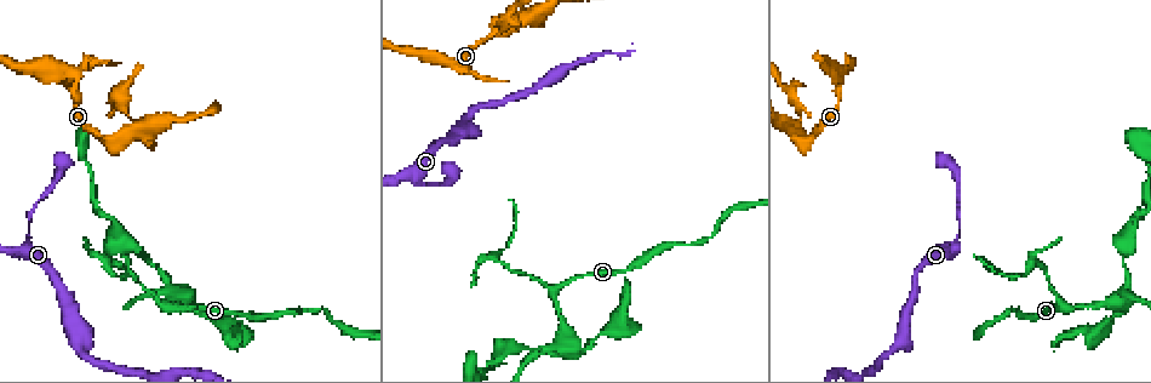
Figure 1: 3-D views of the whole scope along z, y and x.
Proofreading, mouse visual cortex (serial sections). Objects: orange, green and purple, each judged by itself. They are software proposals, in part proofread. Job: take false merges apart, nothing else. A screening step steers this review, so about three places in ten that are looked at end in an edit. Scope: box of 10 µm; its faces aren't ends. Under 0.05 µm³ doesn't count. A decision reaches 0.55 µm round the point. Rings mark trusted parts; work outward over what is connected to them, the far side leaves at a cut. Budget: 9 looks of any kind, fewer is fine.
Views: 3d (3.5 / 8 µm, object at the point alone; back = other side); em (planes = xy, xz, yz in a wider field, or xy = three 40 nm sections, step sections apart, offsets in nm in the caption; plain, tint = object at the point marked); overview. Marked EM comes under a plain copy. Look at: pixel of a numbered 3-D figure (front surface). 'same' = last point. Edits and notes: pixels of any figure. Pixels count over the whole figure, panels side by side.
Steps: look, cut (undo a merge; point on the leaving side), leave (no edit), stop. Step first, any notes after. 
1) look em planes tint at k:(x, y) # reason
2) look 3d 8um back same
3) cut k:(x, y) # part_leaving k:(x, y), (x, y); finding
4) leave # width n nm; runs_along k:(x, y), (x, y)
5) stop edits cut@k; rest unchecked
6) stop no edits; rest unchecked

look 3d 8um at 1:(74, 72) # sharp bend

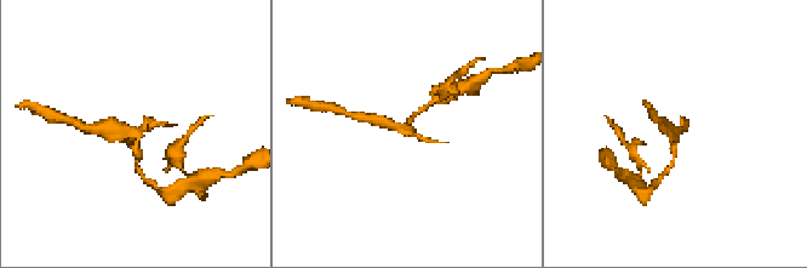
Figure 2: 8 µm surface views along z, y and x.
look em xy step 2 tint same # shape alone is not enough

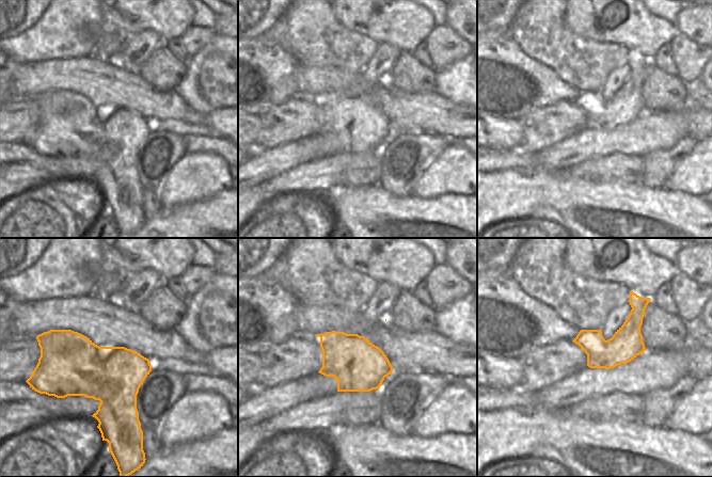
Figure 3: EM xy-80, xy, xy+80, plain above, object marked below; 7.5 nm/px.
leave # runs_along 2:(137, 167), (137, 135), (103, 129); all the same cell

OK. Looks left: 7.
look 3d 8um at 1:(1117, 300) # sharp bend

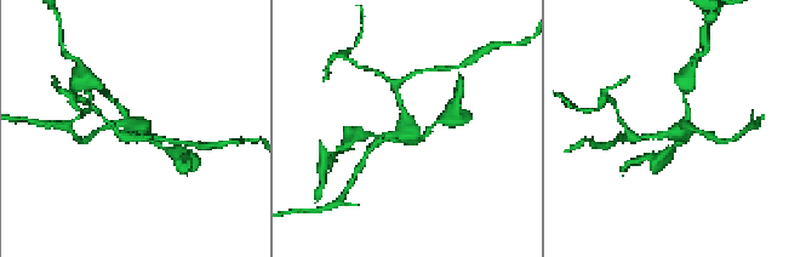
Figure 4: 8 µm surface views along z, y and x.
look em xy step 1 tint same # arms 4; arm_widths 150, 200, 200, 200 nm

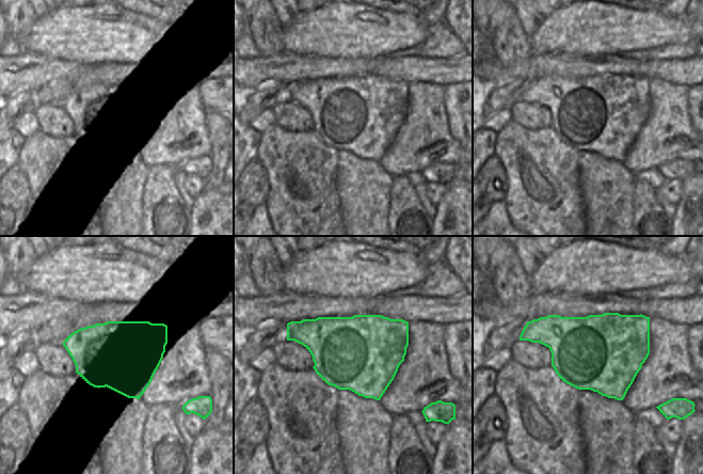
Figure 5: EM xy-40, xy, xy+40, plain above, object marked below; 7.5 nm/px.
cut 4:(668, 152) # two cells meet here

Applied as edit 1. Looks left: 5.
look 3d 3.5um back at 1:(495, 258) # sharp bend

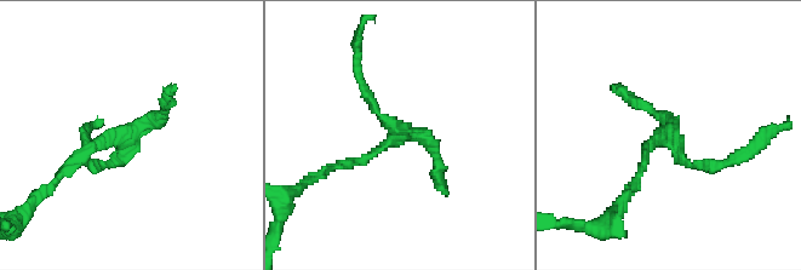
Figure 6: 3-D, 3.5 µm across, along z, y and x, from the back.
look em xy step 1 tint at 6:(126, 136) # now the EM

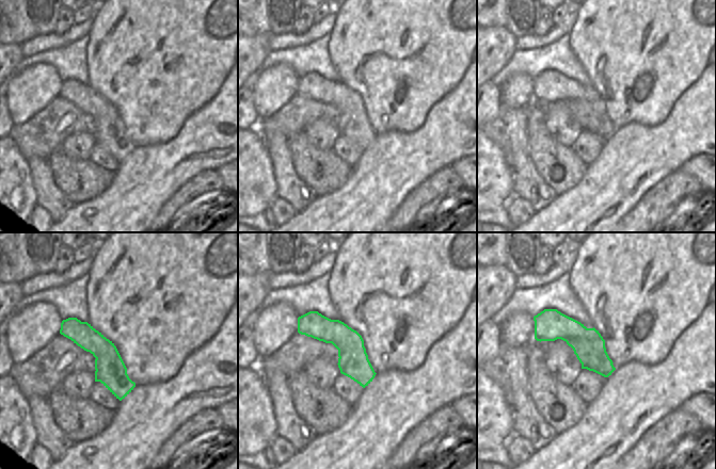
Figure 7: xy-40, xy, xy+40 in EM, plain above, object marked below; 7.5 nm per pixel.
cut 6:(699, 165) # part_leaving 6:(673, 142), (687, 165), (722, 165), (756, 145); a second cell is stuck on

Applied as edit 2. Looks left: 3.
look 3d 3.5um back at 1:(795, 130) # abrupt turn

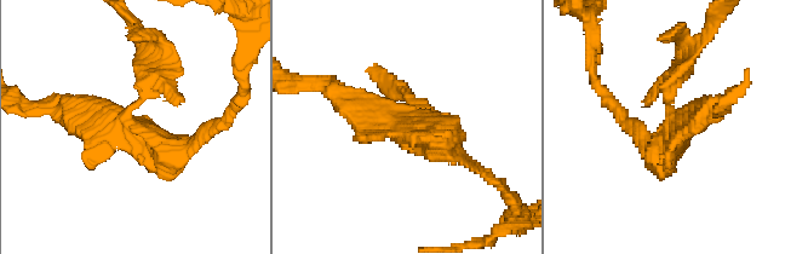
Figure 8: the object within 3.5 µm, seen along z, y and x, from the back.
look em xy step 5 tint at 8:(124, 123)

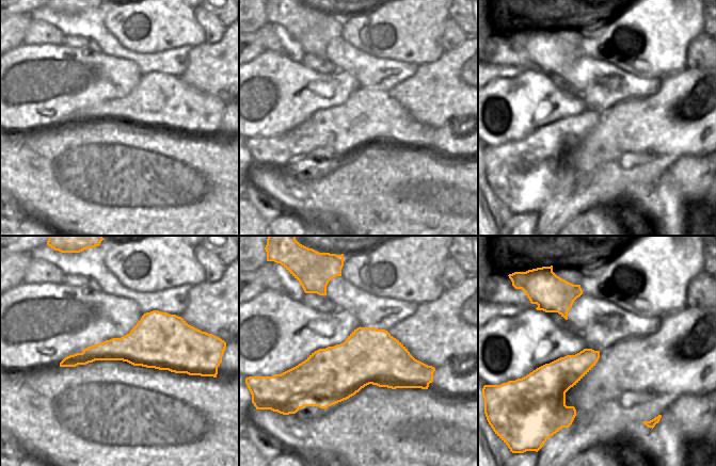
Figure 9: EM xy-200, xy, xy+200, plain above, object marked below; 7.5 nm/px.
leave # runs_along 8:(462, 157), (328, 86); continuous, no second cell

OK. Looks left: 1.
stop edits cut@4, cut@6; rest unchecked

